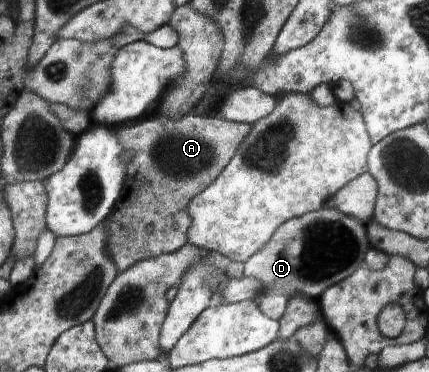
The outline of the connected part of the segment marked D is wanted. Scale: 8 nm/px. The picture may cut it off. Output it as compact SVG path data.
M322 207L319 210L305 213L279 225L276 233L254 256L243 263L243 275L252 276L261 283L261 291L252 299L258 305L262 296L294 296L304 295L317 300L331 285L346 280L351 273L366 267L366 253L371 247L367 236L366 225L355 217L342 213L339 209Z

